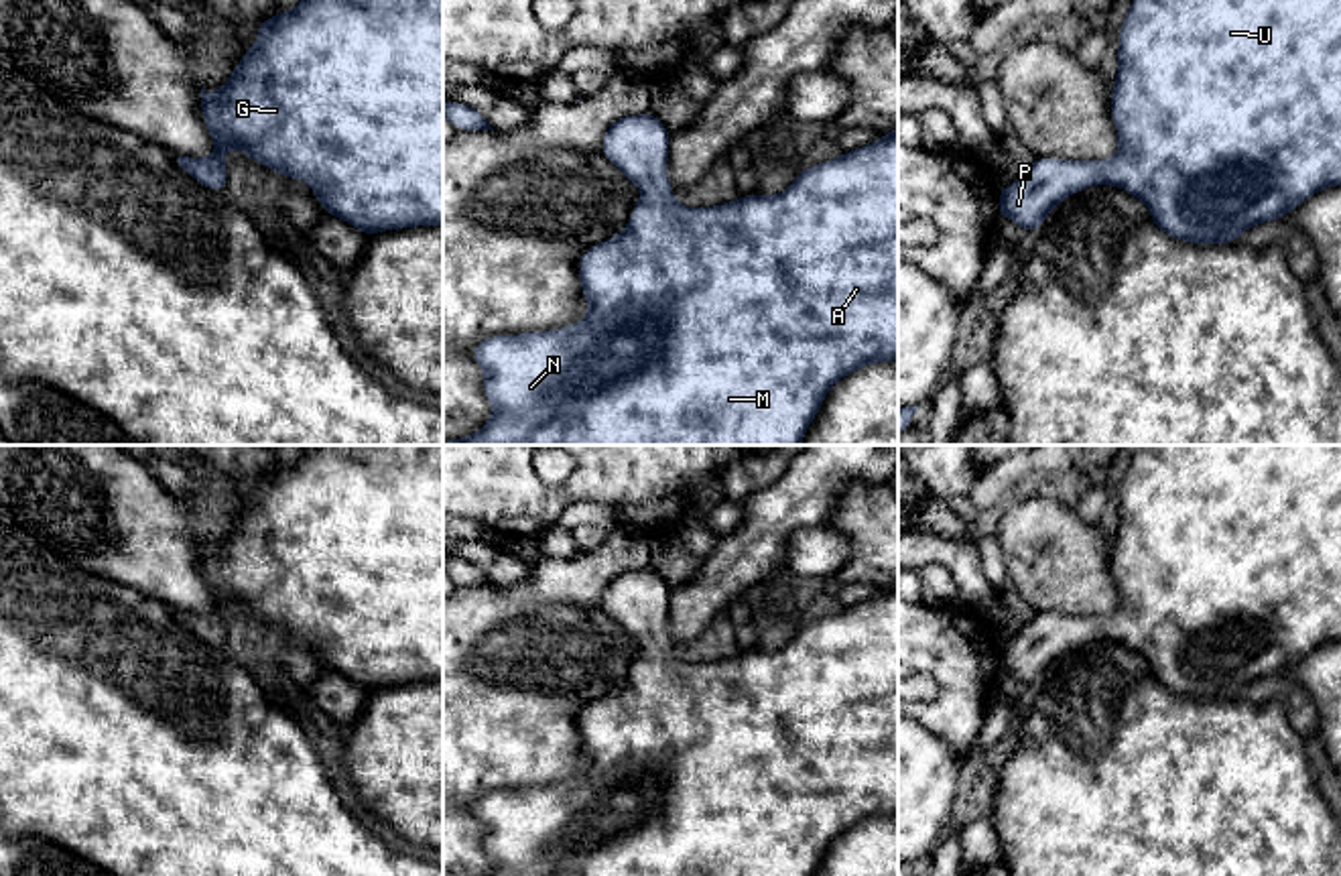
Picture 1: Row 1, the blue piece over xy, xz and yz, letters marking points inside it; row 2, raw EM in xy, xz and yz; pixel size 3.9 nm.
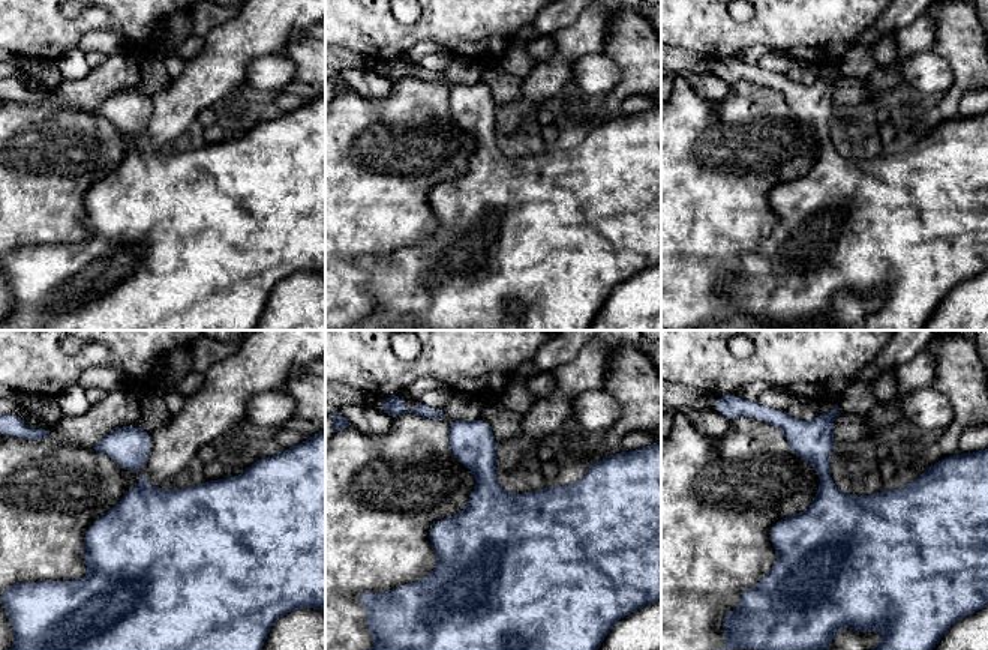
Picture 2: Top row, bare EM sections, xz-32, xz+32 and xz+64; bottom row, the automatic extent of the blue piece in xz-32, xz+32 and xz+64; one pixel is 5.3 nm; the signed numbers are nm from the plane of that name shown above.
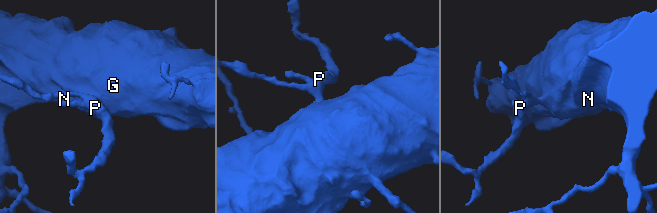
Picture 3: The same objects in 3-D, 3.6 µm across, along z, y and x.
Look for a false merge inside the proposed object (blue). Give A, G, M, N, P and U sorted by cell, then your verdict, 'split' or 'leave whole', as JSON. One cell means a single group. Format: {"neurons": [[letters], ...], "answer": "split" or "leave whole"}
{"neurons": [["A", "G", "M", "N", "P", "U"]], "answer": "leave whole"}

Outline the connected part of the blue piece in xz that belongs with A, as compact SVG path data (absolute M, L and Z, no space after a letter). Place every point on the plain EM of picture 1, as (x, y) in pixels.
M652 567L622 571L603 589L603 610L638 640L642 656L634 661L622 689L581 709L577 730L589 758L581 778L492 791L471 805L473 817L486 825L484 850L494 862L490 876L813 876L837 835L866 819L898 815L898 583L835 616L803 624L780 650L740 650L715 663L685 663L673 654L675 644L666 634L668 596L668 583Z

